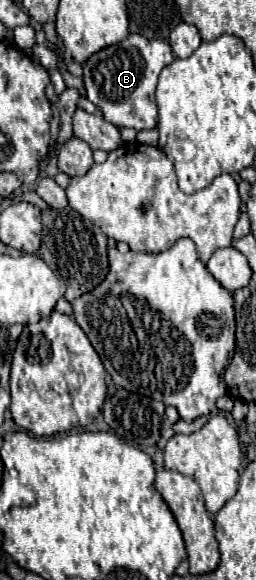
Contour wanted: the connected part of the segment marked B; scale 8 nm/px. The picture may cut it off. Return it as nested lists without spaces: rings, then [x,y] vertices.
[[[130,34],[126,40],[112,44],[84,62],[84,84],[88,100],[94,102],[104,118],[118,128],[156,128],[158,112],[154,90],[158,74],[174,60],[170,44],[166,40],[148,40],[142,34]]]

